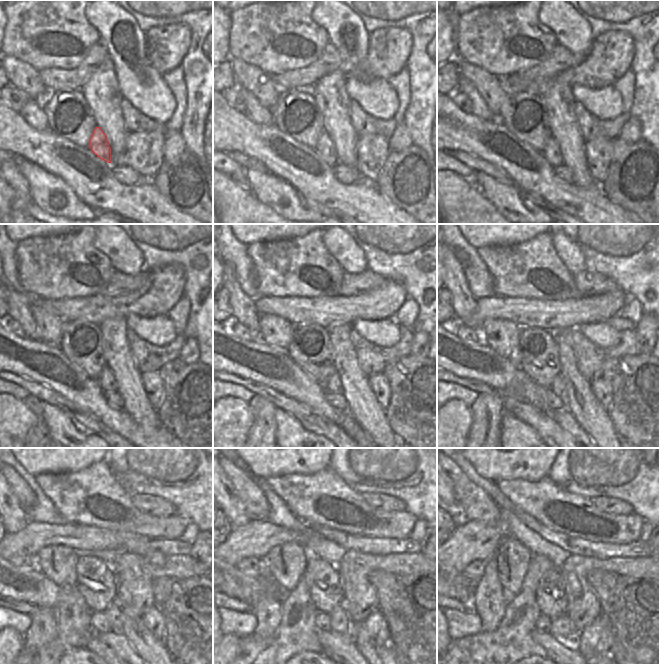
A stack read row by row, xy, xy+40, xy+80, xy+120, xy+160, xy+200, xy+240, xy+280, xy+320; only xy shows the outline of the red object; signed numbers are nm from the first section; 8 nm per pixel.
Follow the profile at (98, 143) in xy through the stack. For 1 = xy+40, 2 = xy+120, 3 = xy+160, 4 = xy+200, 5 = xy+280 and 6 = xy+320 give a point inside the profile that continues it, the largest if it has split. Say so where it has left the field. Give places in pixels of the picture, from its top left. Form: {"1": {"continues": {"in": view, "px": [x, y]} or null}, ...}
{"1": {"continues": {"in": "xy+40", "px": [325, 147]}}, "2": {"continues": {"in": "xy+120", "px": [106, 379]}}, "3": {"continues": {"in": "xy+160", "px": [333, 385]}}, "4": {"continues": {"in": "xy+200", "px": [558, 387]}}, "5": {"continues": {"in": "xy+280", "px": [338, 619]}}, "6": {"continues": {"in": "xy+320", "px": [560, 627]}}}

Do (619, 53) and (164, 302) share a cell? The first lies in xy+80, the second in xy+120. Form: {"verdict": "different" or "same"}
{"verdict": "same"}

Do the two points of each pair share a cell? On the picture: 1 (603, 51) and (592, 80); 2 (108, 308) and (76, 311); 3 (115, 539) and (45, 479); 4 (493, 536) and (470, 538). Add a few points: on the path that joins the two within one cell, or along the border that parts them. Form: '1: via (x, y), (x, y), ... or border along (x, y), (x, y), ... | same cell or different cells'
1: via (603, 58), (603, 65), (595, 73) | same cell
2: via (100, 308), (84, 309) | same cell
3: border along (80, 524), (91, 524), (100, 528), (126, 533) | different cells
4: via (487, 538), (476, 538) | same cell

